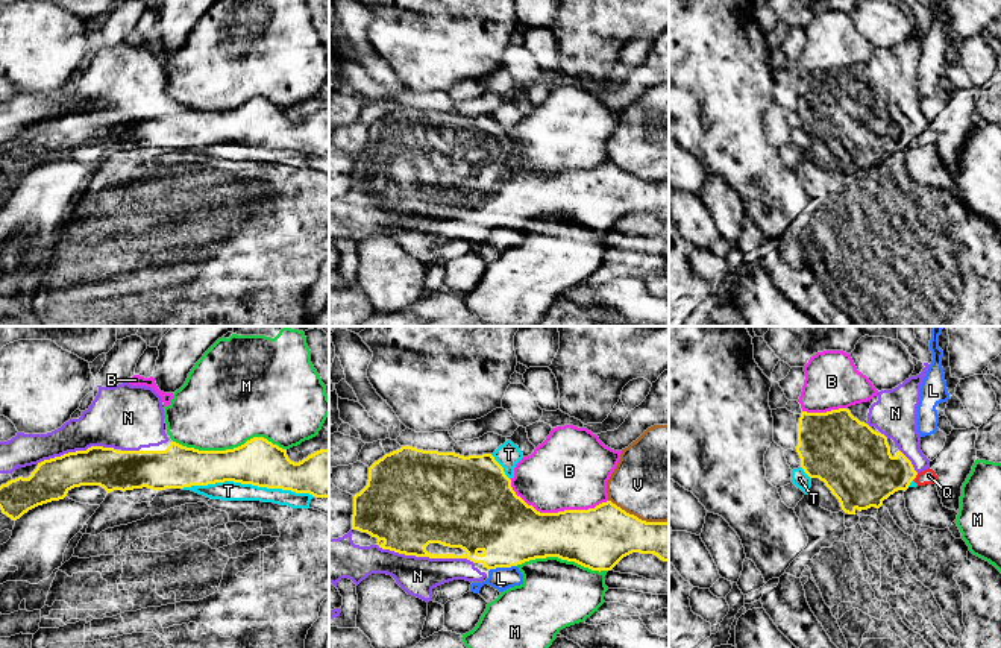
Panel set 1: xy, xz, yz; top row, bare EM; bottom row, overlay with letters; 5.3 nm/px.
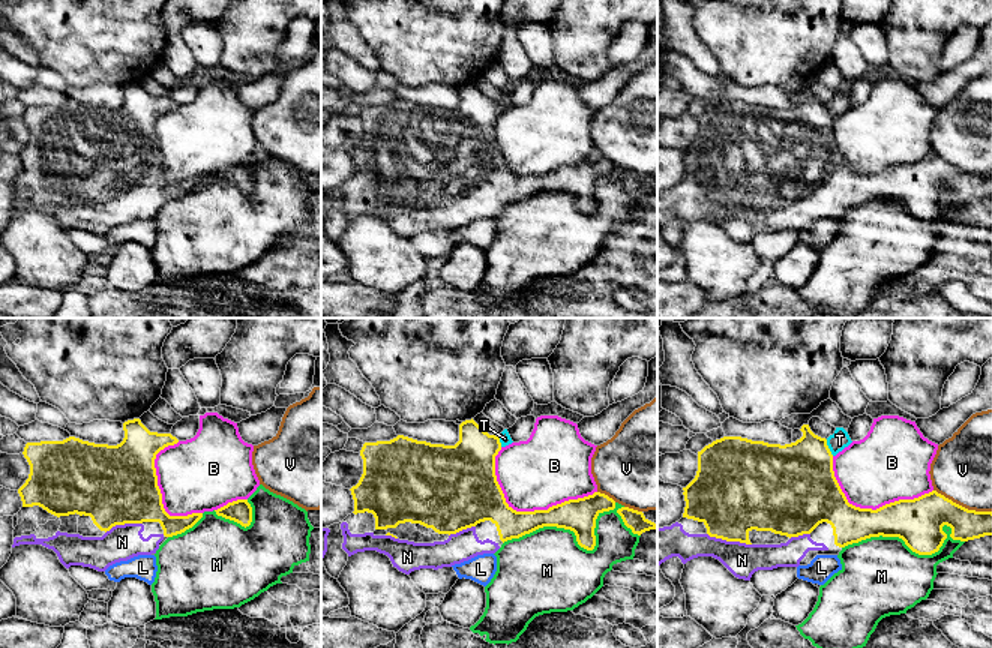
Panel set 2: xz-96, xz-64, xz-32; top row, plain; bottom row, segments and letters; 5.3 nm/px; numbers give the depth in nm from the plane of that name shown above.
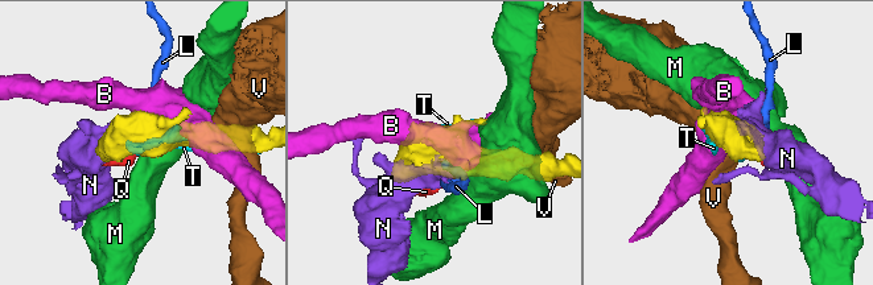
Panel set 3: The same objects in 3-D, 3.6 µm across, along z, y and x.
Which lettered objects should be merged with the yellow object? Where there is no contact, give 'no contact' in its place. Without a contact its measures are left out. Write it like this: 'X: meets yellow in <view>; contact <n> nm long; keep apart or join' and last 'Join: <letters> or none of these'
B: meets yellow in xz; contact 550 nm long; keep apart
L: meets yellow in xz; contact 160 nm long; keep apart
M: meets yellow in xy; contact 600 nm long; keep apart
N: meets yellow in xz; contact 550 nm long; join
Q: meets yellow in yz; contact 50 nm long; keep apart
T: meets yellow in xy; contact 700 nm long; keep apart
V: meets yellow in xz; contact 340 nm long; keep apart
Join: N

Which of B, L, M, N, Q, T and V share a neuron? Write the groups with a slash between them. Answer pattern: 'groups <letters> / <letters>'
groups B / L / M / N / Q T / V

